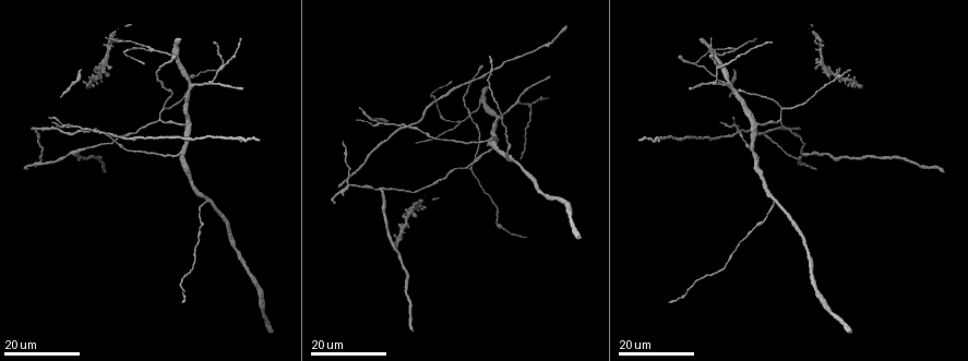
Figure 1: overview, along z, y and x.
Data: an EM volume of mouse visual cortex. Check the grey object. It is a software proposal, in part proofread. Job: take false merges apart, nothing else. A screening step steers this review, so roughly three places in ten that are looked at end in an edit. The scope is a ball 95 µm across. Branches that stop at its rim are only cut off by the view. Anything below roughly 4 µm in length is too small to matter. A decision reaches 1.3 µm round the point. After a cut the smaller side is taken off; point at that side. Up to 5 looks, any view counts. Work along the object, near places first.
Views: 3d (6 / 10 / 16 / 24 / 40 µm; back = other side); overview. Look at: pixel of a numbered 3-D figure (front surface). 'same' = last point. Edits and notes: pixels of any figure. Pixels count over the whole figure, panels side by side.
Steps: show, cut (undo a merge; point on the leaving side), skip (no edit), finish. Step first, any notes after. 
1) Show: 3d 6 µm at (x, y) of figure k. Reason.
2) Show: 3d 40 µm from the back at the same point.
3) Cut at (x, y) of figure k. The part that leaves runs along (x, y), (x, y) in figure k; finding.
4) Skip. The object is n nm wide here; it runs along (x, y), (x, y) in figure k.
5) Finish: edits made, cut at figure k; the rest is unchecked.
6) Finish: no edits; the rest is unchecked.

Show: 3d 24 µm at (349, 187) of figure 1. Three arms meet.

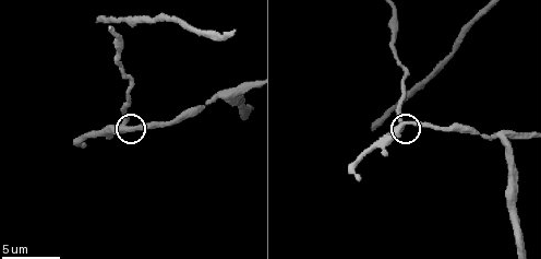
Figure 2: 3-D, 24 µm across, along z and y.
Show: 3d 10 µm at (125, 123) of figure 2.

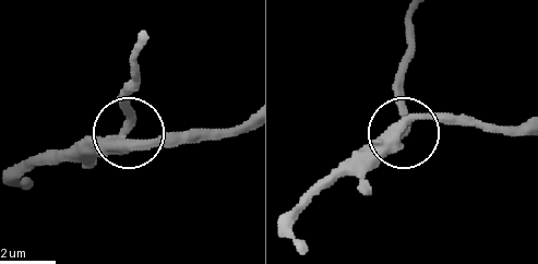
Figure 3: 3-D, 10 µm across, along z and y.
Cut at (131, 107) of figure 3. The side arm is 7 µm long; 3 arms meet here; a second cell is stuck on.

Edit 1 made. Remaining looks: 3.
Show: 3d 10 µm at (501, 139) of figure 2.

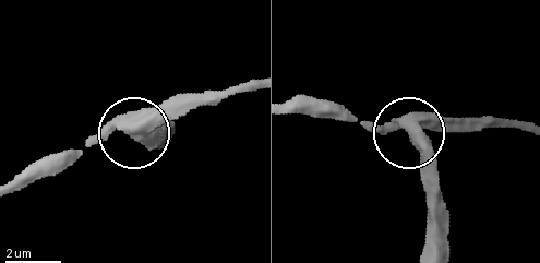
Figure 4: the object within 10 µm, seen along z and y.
Cut at (434, 158) of figure 4. The object is 430 nm wide here; the part that leaves runs along (415, 127), (429, 202), (429, 251) in figure 4; a second cell is stuck on.

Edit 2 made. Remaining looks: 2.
Finish: edits made, cut at figure 3, cut at figure 4; the rest is unchecked.

